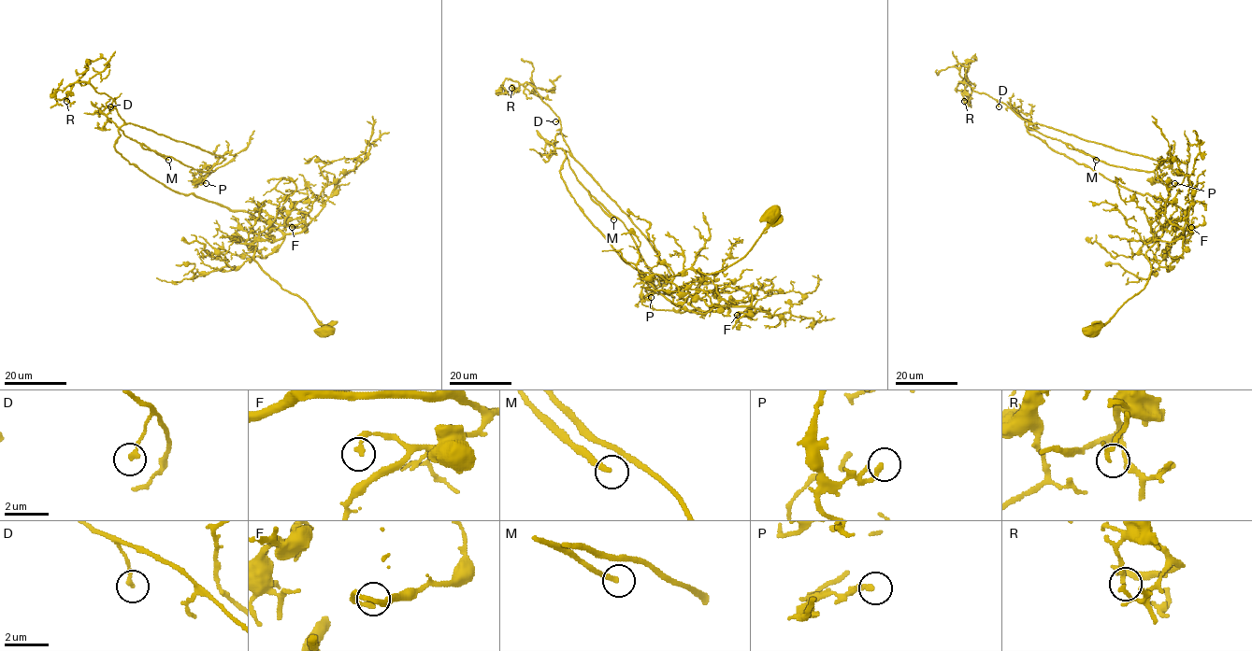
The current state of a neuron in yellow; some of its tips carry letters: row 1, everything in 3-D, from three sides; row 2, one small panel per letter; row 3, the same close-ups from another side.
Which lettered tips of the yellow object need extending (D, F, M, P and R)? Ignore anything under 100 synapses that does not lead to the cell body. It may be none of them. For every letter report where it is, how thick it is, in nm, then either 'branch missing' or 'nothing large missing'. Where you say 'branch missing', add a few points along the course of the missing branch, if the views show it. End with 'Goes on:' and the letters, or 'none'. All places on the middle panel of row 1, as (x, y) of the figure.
D: place (555, 121); calibre 180 nm; nothing large missing
F: place (737, 315); calibre 260 nm; nothing large missing
M: place (613, 219); calibre 240 nm; branch missing; course (613, 219), (641, 259), (640, 274), (604, 310), (576, 302)
P: place (651, 297); calibre 220 nm; nothing large missing
R: place (511, 88); calibre 200 nm; nothing large missing
Goes on: M

